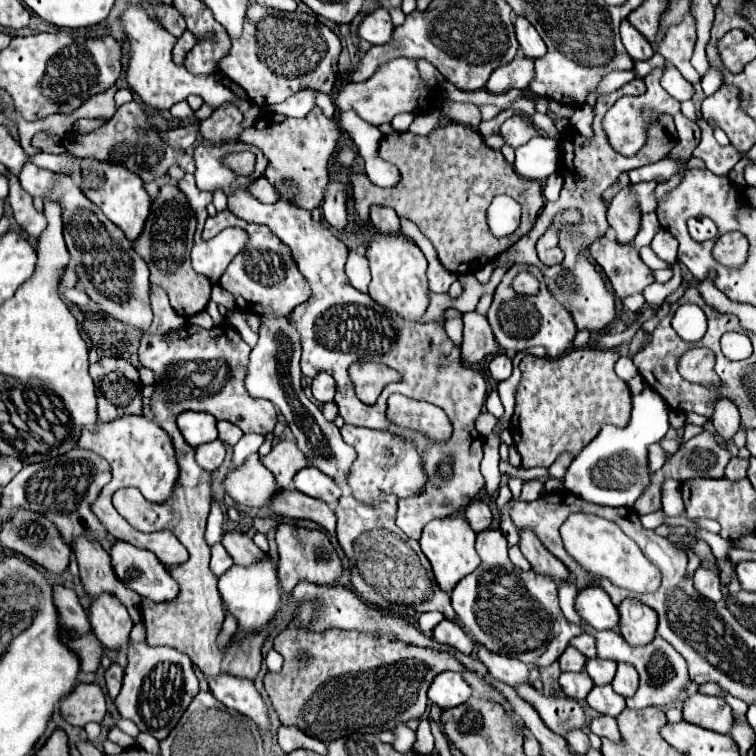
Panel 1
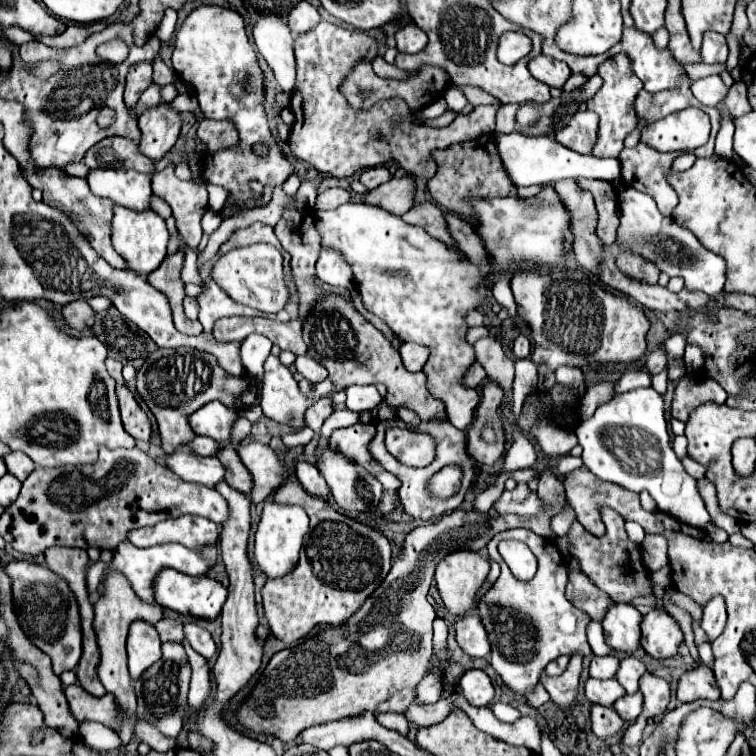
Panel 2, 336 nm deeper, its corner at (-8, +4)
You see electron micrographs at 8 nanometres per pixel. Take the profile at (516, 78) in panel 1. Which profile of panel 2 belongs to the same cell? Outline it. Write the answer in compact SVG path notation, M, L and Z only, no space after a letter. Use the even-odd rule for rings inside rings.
M411 177L403 179L391 179L375 189L371 189L361 203L381 207L383 211L389 211L393 215L403 215L413 205L413 193L415 193L415 181Z

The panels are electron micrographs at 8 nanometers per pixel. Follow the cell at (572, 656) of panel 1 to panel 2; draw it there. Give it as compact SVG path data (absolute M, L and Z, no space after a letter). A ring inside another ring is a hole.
M605 655L605 657L593 657L591 659L591 677L595 679L613 679L619 669L619 657Z

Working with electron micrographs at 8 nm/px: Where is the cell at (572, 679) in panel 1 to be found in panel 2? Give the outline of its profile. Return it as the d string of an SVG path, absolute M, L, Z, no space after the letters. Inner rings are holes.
M589 677L585 683L585 695L591 703L603 705L603 707L613 707L613 701L621 699L625 695L625 689L621 689L617 679L593 679Z

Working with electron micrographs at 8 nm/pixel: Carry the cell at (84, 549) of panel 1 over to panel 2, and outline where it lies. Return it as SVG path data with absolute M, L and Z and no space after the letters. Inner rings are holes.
M111 573L105 579L105 595L95 603L95 621L93 621L93 629L95 629L95 635L97 635L97 645L99 645L99 651L101 651L101 659L99 659L99 665L97 665L97 675L103 683L103 687L117 697L117 705L123 713L121 729L117 729L123 745L127 745L133 737L133 725L135 725L133 715L135 715L135 709L137 709L135 691L131 687L131 677L129 677L129 671L127 671L127 653L125 653L127 631L129 631L129 625L137 619L143 619L147 623L149 623L149 619L155 619L155 623L157 623L161 617L163 617L163 607L149 605L149 603L137 599L129 581L125 581L125 577L121 577L119 573Z

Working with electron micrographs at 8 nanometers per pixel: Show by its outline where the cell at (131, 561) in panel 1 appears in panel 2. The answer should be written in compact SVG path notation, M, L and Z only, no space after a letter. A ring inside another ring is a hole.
M163 569L155 581L155 597L161 607L173 609L181 615L191 615L199 619L215 619L227 599L227 589L211 577L189 577L175 569Z

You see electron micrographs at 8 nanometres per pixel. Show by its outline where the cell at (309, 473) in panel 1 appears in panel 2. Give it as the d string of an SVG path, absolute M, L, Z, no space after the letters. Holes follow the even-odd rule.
M299 461L297 463L297 477L301 481L301 485L315 497L329 497L329 487L323 479L323 475L319 473L319 469L309 463L309 461Z

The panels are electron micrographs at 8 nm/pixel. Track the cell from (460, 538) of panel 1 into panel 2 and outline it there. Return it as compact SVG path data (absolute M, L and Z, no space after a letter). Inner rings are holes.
M459 551L445 557L435 573L435 583L445 609L455 617L467 615L473 609L475 597L487 575L489 563L483 559L481 551Z

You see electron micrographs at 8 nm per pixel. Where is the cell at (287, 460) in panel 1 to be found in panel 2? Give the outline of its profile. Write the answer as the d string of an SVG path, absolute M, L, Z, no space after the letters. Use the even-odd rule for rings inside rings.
M237 443L233 445L241 463L249 469L253 487L251 487L251 501L261 503L285 481L285 465L277 457L277 453L269 445L261 443Z

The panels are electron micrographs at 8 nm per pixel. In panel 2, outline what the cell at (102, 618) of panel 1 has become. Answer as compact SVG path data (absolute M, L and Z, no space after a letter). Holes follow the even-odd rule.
M135 621L127 637L127 655L129 655L129 673L131 679L139 679L145 669L161 659L161 641L153 625L145 621Z

